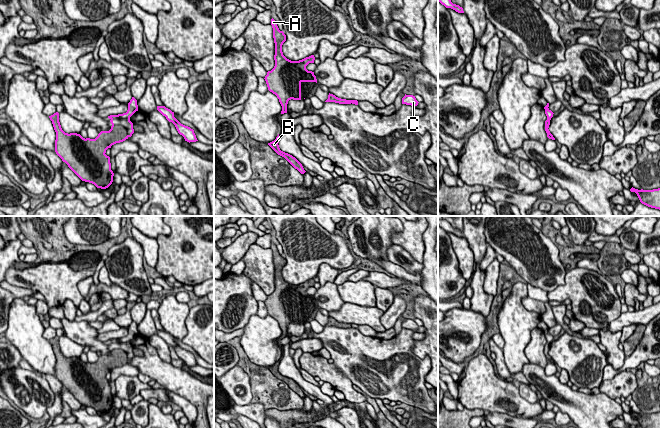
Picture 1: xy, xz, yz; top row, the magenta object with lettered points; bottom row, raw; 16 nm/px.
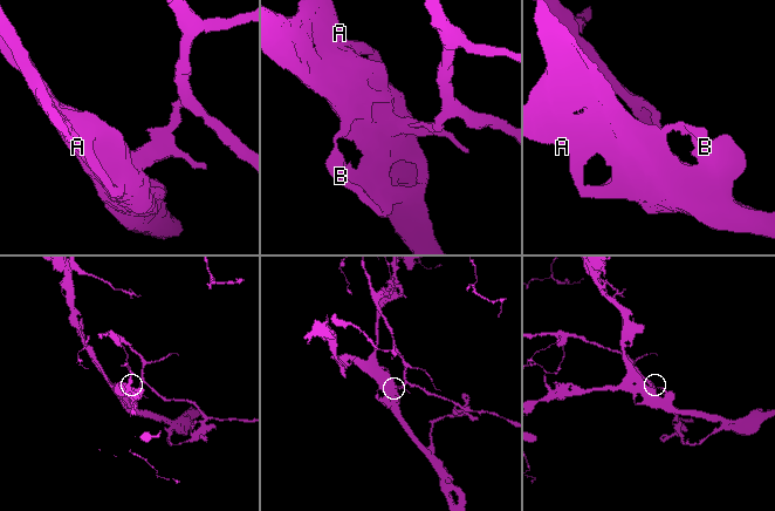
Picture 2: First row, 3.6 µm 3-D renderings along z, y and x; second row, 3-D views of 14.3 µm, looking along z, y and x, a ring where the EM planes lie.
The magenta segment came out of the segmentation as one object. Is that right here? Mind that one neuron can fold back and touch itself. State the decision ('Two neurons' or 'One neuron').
Two neurons

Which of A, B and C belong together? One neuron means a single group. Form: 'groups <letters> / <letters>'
groups A B / C

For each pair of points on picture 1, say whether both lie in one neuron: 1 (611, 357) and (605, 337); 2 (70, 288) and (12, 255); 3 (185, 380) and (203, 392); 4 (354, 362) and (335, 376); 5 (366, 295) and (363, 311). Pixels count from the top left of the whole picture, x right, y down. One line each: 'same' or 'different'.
1: same
2: different
3: same
4: different
5: different

